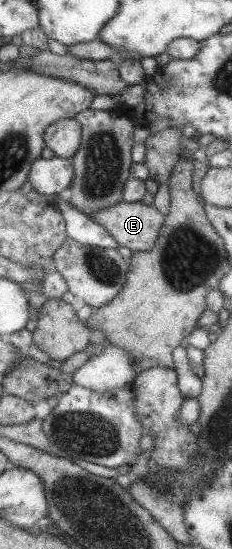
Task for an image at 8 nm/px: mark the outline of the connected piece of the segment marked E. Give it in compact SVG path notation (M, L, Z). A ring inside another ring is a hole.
M124 199L94 212L91 218L104 226L118 246L126 247L133 253L149 251L154 247L166 219L153 204Z

